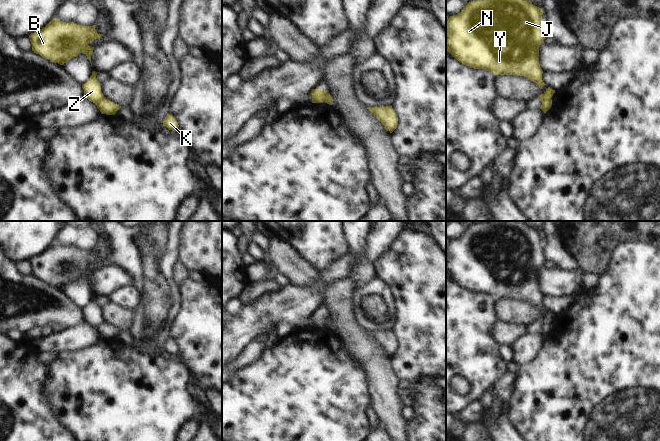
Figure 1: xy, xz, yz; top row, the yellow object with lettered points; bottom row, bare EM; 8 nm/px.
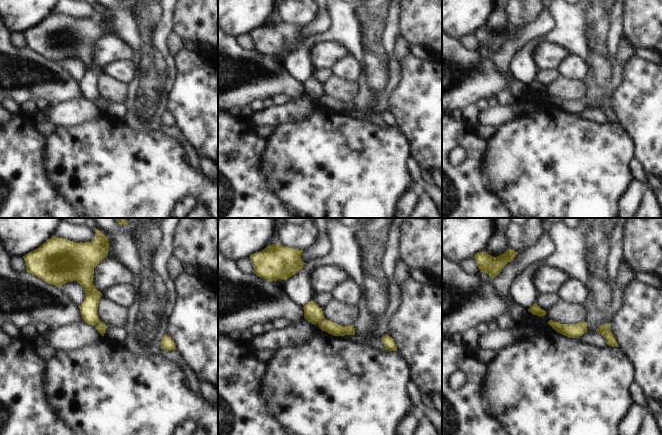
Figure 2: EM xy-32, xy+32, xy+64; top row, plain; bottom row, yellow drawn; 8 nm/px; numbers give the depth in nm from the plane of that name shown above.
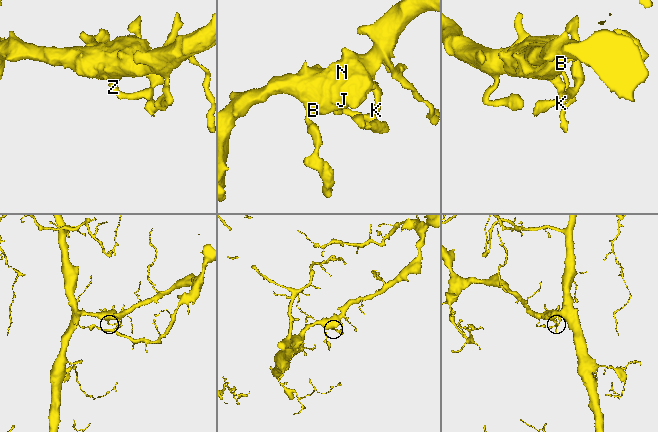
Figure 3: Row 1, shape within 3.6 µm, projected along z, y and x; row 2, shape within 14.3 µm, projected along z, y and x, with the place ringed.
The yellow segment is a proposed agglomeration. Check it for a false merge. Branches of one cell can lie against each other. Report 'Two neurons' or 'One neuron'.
Two neurons

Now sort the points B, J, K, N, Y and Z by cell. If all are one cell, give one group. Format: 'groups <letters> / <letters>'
groups B J N Y Z / K

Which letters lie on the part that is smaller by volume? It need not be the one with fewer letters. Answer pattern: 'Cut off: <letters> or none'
Cut off: K

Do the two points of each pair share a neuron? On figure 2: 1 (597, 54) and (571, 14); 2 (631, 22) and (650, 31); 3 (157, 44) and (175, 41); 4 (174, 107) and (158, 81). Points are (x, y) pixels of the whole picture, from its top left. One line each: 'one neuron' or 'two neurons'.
1: one neuron
2: one neuron
3: two neurons
4: two neurons

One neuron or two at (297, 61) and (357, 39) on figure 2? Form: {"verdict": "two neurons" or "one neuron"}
{"verdict": "one neuron"}

